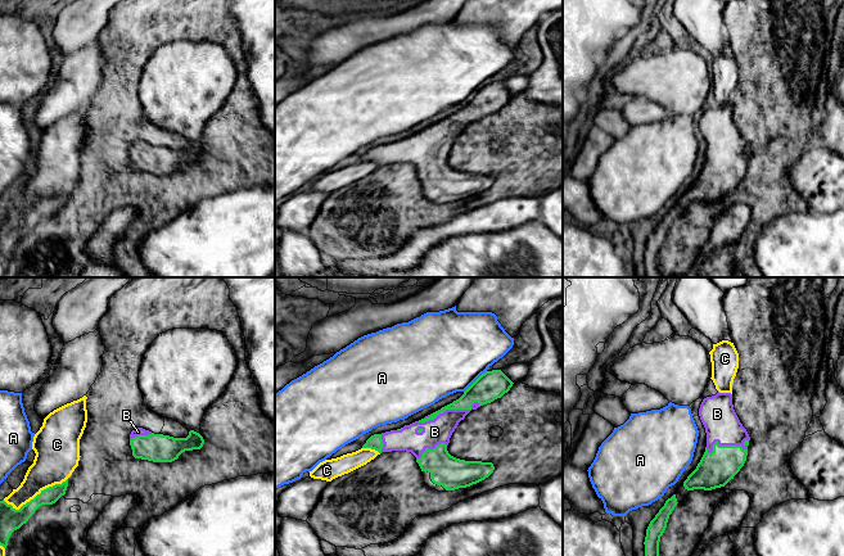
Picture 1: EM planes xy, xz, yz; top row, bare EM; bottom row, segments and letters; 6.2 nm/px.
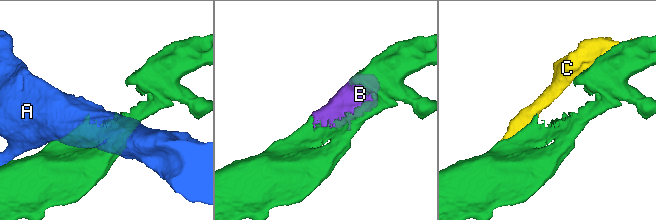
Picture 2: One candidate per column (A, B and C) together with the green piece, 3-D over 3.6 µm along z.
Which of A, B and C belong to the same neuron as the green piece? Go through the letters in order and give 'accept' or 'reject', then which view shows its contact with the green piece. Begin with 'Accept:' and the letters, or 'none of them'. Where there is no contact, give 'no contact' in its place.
Accept: B
A: reject; contact in xz
B: accept; contact in xz
C: reject; contact in xy

